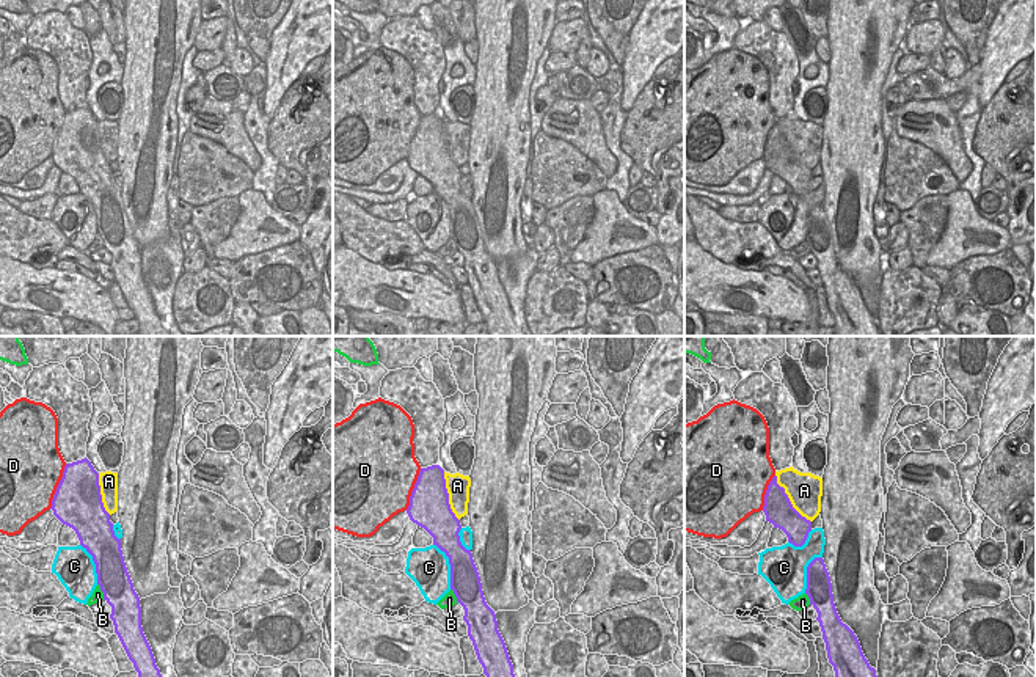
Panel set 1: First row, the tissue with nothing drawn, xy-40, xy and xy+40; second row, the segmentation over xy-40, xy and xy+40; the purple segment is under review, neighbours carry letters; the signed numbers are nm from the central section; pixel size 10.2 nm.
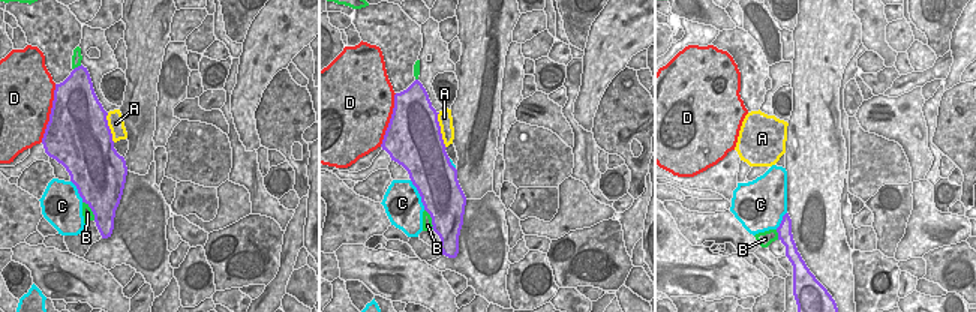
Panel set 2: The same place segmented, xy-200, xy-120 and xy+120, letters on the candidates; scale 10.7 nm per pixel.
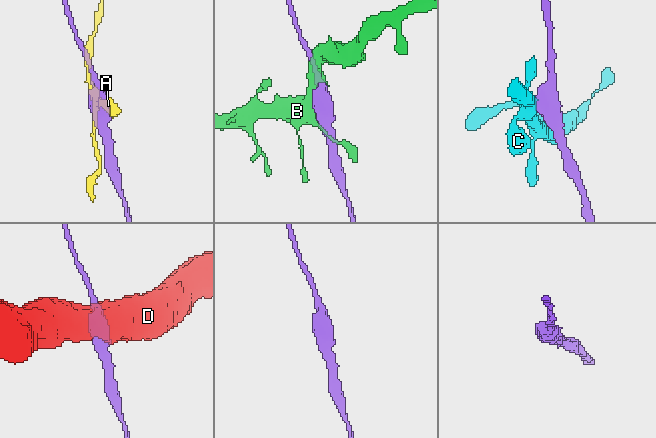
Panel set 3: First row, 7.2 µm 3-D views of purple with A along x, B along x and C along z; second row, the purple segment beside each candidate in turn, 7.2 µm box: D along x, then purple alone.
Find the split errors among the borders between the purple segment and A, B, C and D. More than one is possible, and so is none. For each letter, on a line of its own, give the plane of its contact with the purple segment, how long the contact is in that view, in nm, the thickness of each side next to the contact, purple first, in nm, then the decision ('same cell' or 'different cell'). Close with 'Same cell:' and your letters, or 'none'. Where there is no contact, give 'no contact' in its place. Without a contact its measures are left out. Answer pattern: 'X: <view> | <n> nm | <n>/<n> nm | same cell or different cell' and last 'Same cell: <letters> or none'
A: xy+40 | 600 nm | 300/360 nm | different cell
B: xy-40 | 190 nm | 320/120 nm | different cell
C: xy | 500 nm | 320/420 nm | different cell
D: xy-40 | 500 nm | 500/480 nm | different cell
Same cell: none

